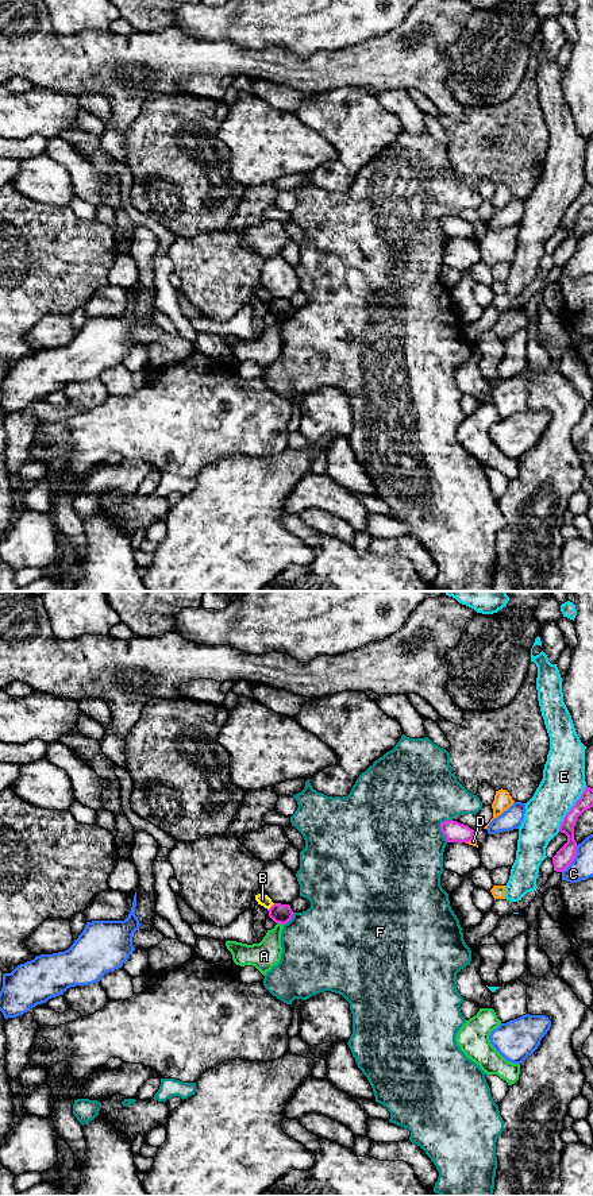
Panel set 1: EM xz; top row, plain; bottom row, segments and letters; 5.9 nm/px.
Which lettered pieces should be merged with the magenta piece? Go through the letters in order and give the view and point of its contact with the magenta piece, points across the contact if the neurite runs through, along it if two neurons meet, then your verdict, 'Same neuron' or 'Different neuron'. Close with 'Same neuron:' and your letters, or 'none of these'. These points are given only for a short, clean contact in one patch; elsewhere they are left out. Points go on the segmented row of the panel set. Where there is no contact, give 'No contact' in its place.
A: Touches magenta at xz (280, 922). Different neuron
B: Touches magenta at xz (270, 907). Different neuron
C: Touches magenta at xz (574, 857). Different neuron
D: Touches magenta at xz (472, 838). Different neuron
E: Touches magenta at xz (570, 809). Different neuron
F: Touches magenta at xz (441, 828). Different neuron
Same neuron: none of these

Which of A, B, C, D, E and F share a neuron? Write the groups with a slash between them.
A / B / C / D / E / F

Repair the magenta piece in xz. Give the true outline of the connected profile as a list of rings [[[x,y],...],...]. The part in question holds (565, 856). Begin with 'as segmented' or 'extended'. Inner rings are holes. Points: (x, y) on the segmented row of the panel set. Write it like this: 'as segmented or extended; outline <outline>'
as segmented; outline [[[585,787],[581,798],[566,814],[561,822],[559,832],[567,836],[567,842],[552,857],[554,871],[563,872],[575,859],[577,842],[574,840],[574,826],[578,817],[588,809],[593,807],[593,788]]]

